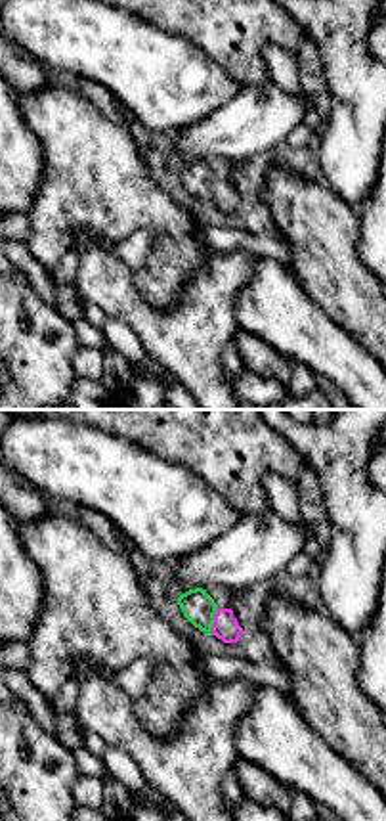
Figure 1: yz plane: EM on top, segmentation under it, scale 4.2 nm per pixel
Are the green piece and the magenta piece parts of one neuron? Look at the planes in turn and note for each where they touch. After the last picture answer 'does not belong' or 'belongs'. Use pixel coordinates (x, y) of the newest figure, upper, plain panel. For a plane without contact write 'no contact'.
contact (213, 194)

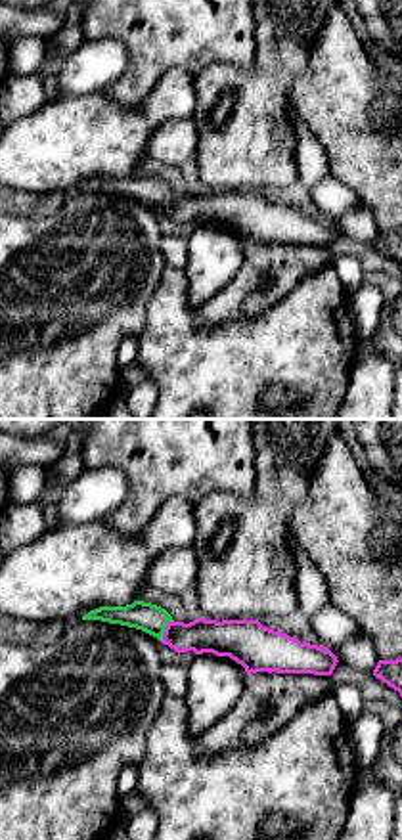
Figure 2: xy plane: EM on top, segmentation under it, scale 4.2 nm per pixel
contact (163, 201)

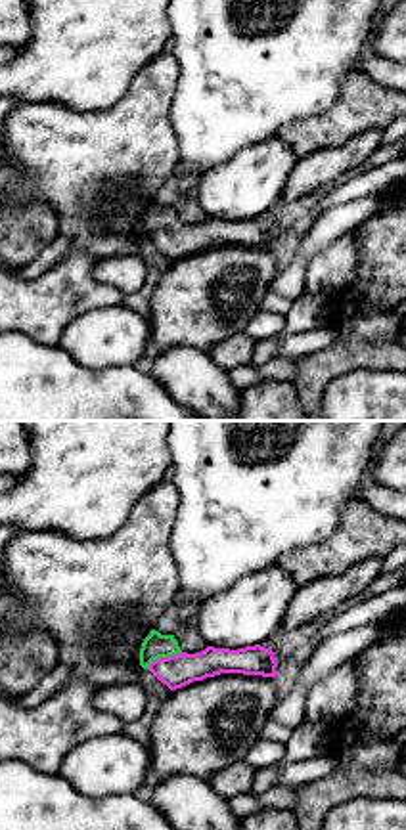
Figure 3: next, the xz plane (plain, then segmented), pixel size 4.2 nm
contact (163, 228)

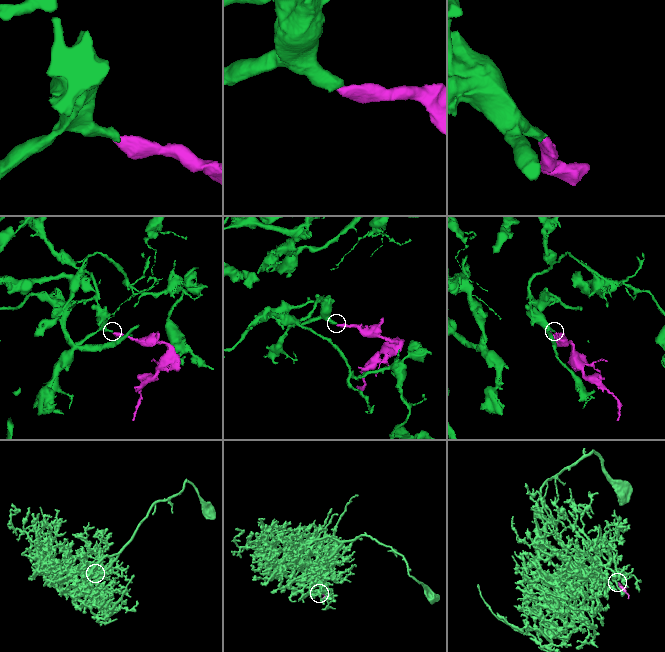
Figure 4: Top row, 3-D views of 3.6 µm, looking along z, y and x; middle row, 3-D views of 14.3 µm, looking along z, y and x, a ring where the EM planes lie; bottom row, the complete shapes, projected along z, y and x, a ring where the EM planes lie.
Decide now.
belongs

